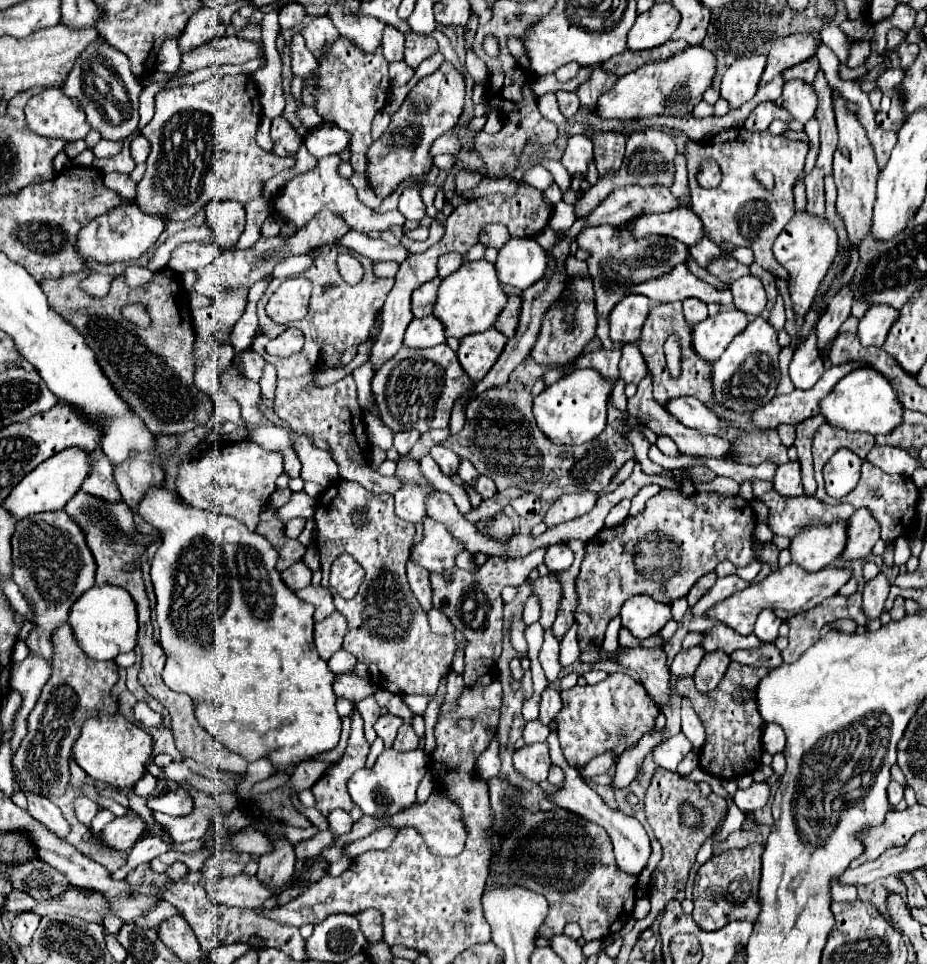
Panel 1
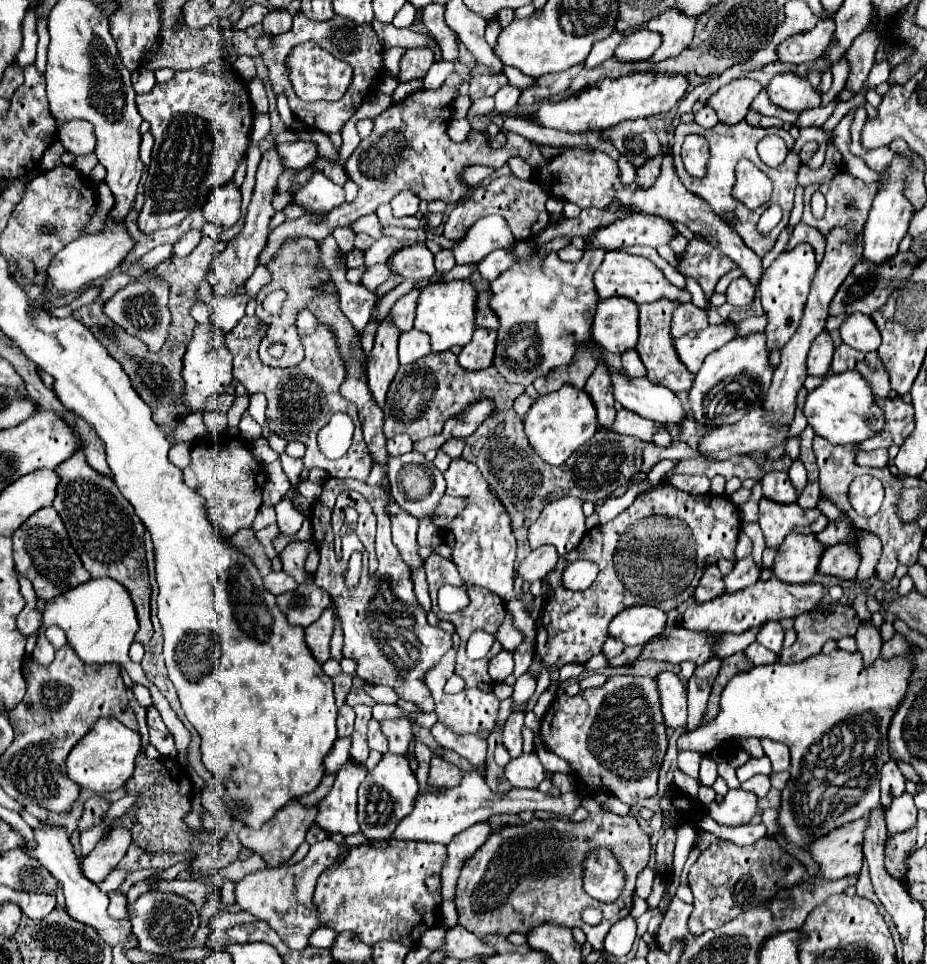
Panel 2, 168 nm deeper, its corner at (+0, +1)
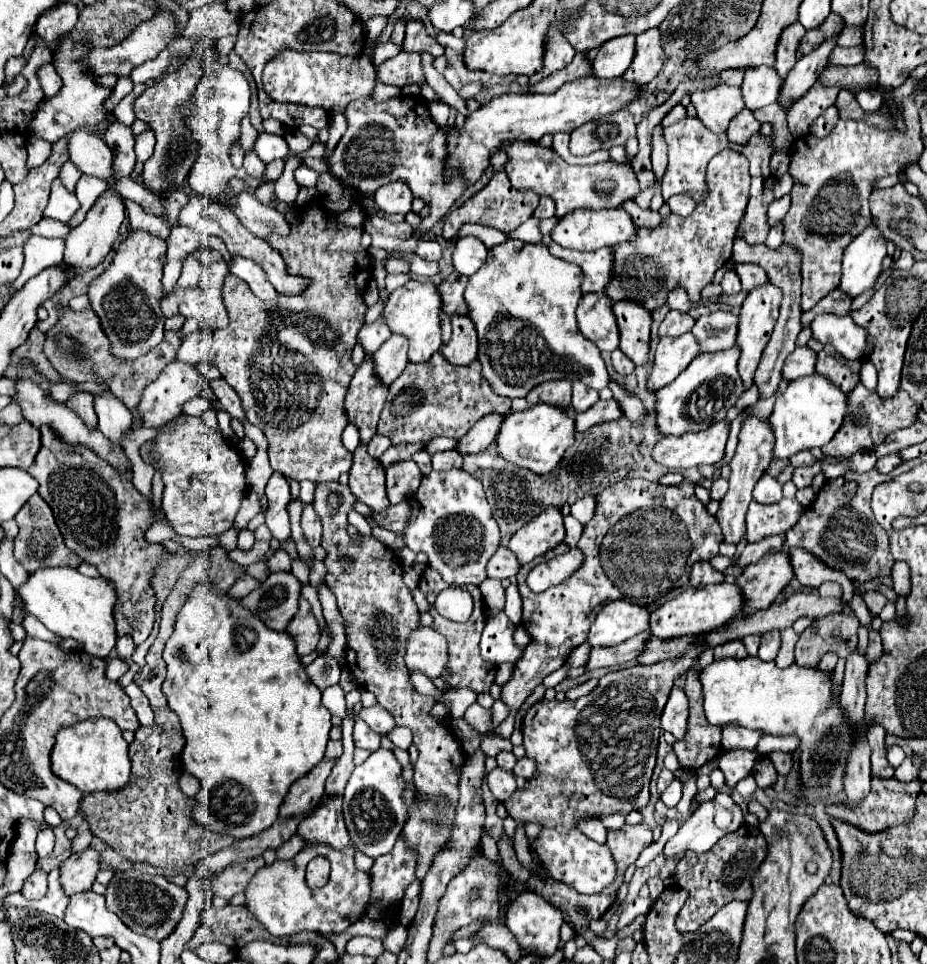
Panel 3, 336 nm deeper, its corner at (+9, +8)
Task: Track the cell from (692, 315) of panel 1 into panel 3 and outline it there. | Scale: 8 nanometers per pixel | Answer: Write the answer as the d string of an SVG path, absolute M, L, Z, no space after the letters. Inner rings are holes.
M669 311L665 319L659 325L659 337L669 335L669 337L681 337L689 333L695 325L695 319L689 313L679 313L679 311Z

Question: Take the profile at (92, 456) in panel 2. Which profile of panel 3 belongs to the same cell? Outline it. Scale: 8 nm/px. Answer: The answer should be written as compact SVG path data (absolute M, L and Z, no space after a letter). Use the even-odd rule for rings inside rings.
M85 391L73 393L73 395L67 399L67 405L69 405L69 409L73 409L77 415L81 415L83 421L85 421L89 427L97 427L97 417L95 417L95 411L93 411L93 395L91 395L91 393L85 393Z

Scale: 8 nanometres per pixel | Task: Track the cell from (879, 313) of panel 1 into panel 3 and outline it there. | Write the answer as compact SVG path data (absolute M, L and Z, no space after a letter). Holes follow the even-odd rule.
M849 315L845 317L815 317L811 323L813 339L823 345L833 345L835 351L847 359L863 359L867 333L859 325L853 323Z

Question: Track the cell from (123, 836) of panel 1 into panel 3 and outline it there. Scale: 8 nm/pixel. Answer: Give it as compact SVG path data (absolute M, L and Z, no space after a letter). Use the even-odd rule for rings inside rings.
M87 847L85 851L73 853L69 859L65 859L59 865L59 881L63 887L63 893L67 897L75 895L75 893L83 893L89 891L91 885L95 883L95 875L99 871L99 859L97 859L97 851L93 851L91 847Z

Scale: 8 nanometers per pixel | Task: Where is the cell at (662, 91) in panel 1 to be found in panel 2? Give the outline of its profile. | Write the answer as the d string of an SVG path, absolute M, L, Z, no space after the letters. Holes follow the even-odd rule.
M632 72L620 78L604 78L598 84L558 104L546 102L532 114L532 118L546 128L558 128L564 132L606 130L624 120L648 118L670 112L688 94L688 86L690 82L684 74L672 76L672 74L654 74L654 72Z

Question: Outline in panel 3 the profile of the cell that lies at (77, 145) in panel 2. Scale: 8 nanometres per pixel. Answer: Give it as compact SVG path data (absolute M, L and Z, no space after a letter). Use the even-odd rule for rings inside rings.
M73 131L69 141L71 161L85 173L99 179L113 179L113 153L111 149L85 131Z

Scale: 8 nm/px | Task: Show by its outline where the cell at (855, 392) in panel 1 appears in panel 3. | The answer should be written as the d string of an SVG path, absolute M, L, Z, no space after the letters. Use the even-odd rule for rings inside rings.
M809 375L791 381L787 389L777 397L773 413L769 415L769 425L775 435L773 459L789 459L795 453L809 451L815 447L821 449L823 445L827 445L841 427L845 409L847 395L841 393L833 383L825 381L825 377Z

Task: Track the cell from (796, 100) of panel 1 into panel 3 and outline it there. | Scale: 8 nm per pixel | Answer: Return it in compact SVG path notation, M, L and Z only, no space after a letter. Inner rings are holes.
M753 67L745 69L745 77L741 83L741 93L745 107L755 111L769 103L777 103L777 93L783 85L783 79L775 69L769 67Z

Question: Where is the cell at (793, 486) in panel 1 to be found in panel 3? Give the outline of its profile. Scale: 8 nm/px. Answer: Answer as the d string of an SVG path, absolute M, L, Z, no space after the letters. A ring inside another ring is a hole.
M765 473L765 477L761 477L761 481L757 481L757 485L753 489L753 501L763 503L763 505L771 505L771 503L781 501L781 485L779 485L779 481Z

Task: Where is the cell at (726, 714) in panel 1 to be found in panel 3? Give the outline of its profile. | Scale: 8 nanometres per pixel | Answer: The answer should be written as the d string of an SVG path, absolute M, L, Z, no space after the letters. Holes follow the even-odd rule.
M737 639L737 641L727 641L727 643L715 647L715 659L721 659L721 657L737 657L737 655L739 655L741 659L747 655L745 645L743 645L741 639Z

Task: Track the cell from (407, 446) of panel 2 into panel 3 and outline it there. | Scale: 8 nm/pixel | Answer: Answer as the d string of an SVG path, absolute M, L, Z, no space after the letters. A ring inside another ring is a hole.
M375 435L373 441L367 445L367 453L369 453L373 459L379 459L387 447L389 447L389 439L387 439L387 437L381 437L381 435Z

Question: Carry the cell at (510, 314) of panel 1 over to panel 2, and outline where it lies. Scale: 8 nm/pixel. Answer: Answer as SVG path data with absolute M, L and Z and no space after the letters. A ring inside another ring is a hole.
M482 286L480 292L478 292L478 316L476 316L476 324L482 326L482 328L498 330L500 328L500 318L490 308L490 298L492 298L492 292L486 286Z

